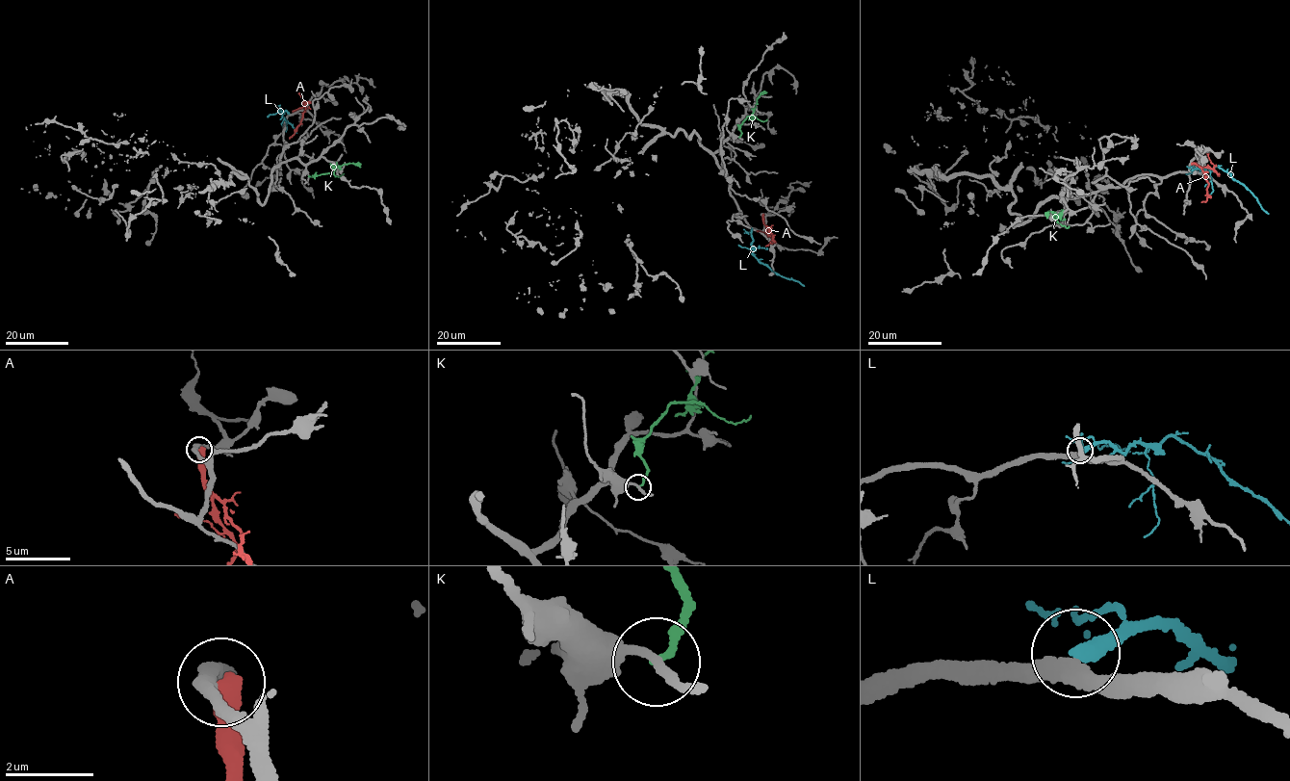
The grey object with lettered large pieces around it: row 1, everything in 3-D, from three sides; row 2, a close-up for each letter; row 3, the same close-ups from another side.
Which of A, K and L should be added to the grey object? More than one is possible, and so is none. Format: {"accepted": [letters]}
{"accepted": []}

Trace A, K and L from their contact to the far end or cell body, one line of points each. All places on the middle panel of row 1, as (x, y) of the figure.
A: (762, 214), (774, 241), (769, 242)
K: (739, 137), (740, 128), (747, 117), (753, 117), (757, 100), (766, 91)
L: (752, 228), (755, 257), (781, 275), (804, 286)

